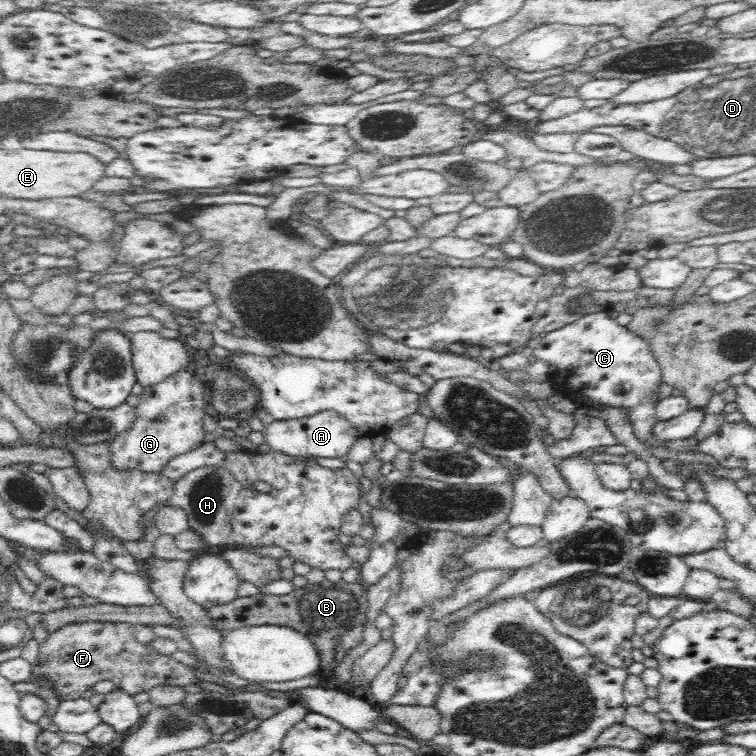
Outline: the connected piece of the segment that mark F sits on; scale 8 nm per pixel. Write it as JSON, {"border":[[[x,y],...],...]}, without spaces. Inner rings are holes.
{"border":[[[74,623],[59,628],[39,644],[38,664],[31,668],[31,675],[26,681],[41,685],[34,694],[46,703],[46,716],[53,716],[60,702],[80,698],[88,688],[92,688],[100,680],[110,680],[117,689],[132,696],[140,692],[150,692],[158,684],[183,687],[200,681],[200,678],[196,677],[187,665],[176,661],[170,655],[158,654],[158,651],[154,650],[150,644],[140,643],[132,634],[132,627],[133,625],[128,623]],[[162,672],[166,672],[170,680],[154,680],[154,678],[160,678]],[[44,680],[50,680],[54,688],[46,687]]]}

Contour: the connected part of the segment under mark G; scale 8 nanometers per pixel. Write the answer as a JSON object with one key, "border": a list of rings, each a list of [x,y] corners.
{"border":[[[182,369],[167,376],[158,384],[143,387],[143,393],[134,406],[136,407],[136,420],[132,420],[132,426],[126,432],[120,432],[118,436],[114,436],[112,440],[108,441],[115,470],[119,470],[119,472],[122,472],[122,470],[140,470],[142,473],[161,473],[166,464],[174,458],[198,448],[204,442],[204,436],[206,436],[202,427],[202,418],[206,414],[204,408],[208,405],[205,400],[204,385],[195,374],[193,375],[186,369]]]}

